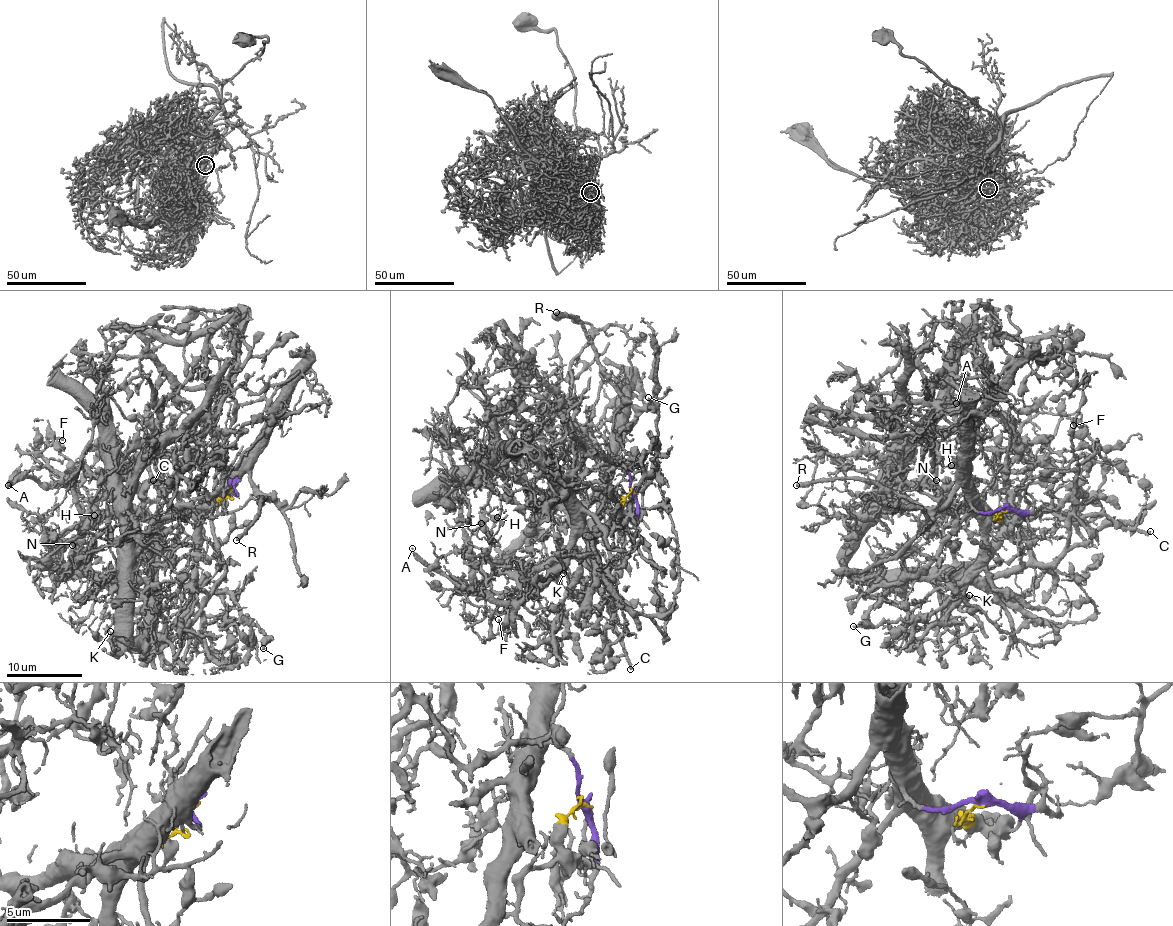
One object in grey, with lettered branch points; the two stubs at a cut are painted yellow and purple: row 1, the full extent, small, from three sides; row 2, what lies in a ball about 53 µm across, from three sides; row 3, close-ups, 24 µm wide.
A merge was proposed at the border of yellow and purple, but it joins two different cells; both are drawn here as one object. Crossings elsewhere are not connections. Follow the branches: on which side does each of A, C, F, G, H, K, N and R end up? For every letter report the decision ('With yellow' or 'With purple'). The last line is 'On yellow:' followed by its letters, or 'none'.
A: With purple
C: With purple
F: With yellow
G: With purple
H: With yellow
K: With yellow
N: With yellow
R: With purple
On yellow: F, H, K, N

